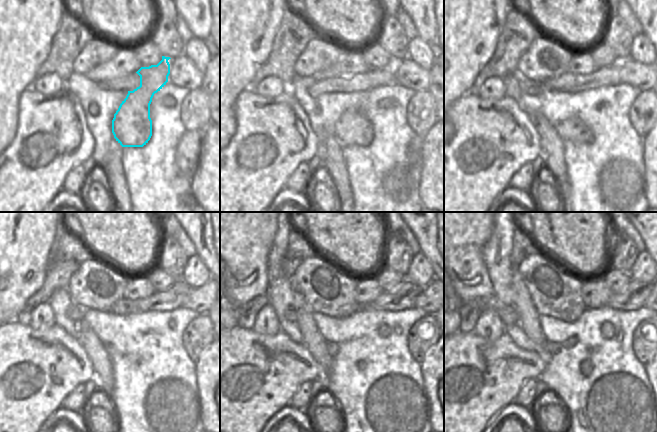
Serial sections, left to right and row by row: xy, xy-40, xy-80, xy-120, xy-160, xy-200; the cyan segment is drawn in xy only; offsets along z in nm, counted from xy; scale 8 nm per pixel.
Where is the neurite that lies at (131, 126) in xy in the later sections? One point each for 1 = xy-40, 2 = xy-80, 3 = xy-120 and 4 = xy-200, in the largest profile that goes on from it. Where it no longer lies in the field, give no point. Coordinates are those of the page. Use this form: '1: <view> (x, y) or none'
1: xy-40 (352, 128)
2: xy-80 (571, 129)
3: xy-120 (109, 348)
4: xy-200 (550, 348)

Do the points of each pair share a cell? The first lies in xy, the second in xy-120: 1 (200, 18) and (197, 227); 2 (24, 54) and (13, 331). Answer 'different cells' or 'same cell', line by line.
1: same cell
2: different cells

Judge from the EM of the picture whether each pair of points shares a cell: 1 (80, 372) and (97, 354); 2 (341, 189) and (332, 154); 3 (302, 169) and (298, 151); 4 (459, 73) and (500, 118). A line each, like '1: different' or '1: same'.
1: different
2: same
3: different
4: different

